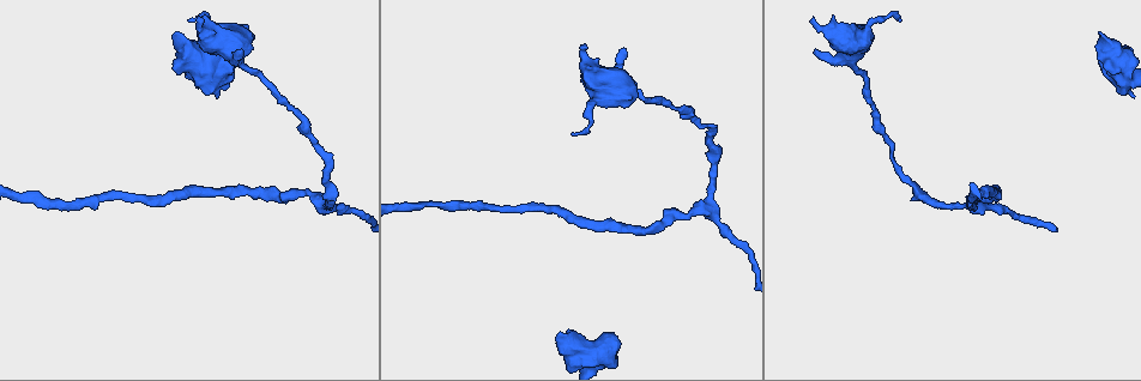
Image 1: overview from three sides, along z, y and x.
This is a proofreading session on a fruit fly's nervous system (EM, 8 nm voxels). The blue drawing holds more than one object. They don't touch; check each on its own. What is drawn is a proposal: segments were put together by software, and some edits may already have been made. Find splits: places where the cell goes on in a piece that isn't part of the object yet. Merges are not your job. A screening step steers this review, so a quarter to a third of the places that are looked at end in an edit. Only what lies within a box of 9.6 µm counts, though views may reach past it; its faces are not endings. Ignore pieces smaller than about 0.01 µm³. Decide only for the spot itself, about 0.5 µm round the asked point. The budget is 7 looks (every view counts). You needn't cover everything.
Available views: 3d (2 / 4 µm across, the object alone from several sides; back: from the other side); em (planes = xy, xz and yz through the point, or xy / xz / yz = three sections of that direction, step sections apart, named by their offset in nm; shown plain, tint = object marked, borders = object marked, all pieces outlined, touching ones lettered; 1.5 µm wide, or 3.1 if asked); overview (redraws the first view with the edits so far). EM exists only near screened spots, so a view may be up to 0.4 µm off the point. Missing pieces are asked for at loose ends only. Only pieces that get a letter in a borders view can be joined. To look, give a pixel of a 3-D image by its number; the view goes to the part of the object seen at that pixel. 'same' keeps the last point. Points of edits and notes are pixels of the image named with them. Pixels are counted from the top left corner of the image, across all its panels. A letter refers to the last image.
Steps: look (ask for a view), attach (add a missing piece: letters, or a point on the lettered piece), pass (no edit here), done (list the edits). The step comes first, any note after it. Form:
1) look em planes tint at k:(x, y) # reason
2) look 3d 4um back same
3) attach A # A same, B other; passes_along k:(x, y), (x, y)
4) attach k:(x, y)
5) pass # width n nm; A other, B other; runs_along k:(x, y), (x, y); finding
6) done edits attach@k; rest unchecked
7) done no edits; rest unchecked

look em yz step 4 borders at 1:(901, 20) # tapers out

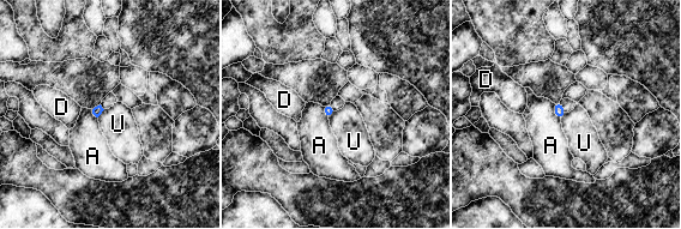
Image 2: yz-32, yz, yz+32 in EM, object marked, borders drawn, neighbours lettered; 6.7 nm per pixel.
look em planes borders same # cut it another way

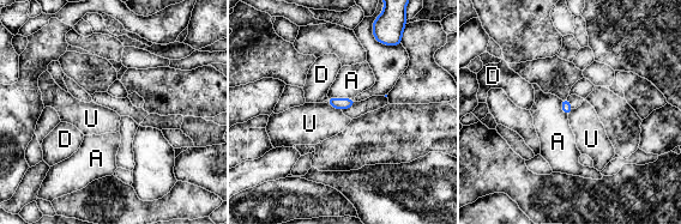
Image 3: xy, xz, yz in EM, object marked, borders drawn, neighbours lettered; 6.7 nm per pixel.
pass # A other, D other, U other; border 3:(326, 102), (341, 110); no lettered piece goes on from it

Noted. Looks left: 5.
look 3d 2um at 1:(199, 19) # free end

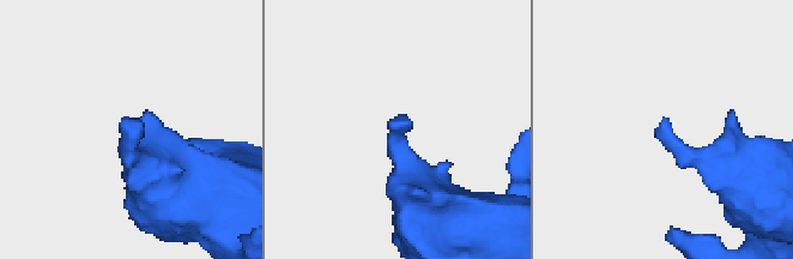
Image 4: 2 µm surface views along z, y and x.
look em planes borders at 4:(135, 119)

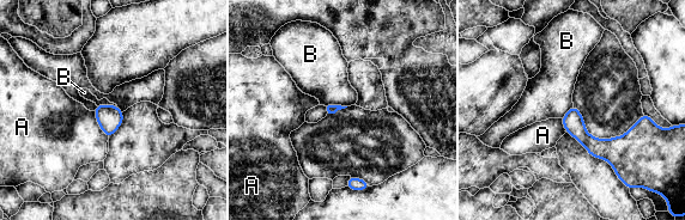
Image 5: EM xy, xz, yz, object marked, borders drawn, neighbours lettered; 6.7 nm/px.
pass # A other, B other; runs_along 5:(643, 120), (620, 146), (594, 146), (565, 122); no lettered piece goes on from it

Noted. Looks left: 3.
look 3d 4um at 1:(615, 337) # stops while still wide

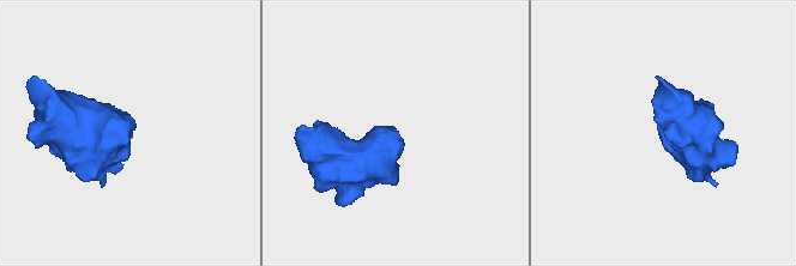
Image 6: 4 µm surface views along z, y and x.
look em yz step 4 tint at 6:(396, 129) # shape alone is not enough

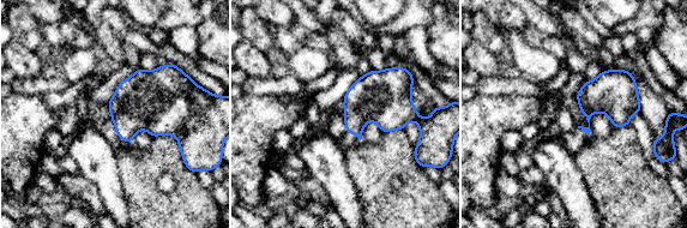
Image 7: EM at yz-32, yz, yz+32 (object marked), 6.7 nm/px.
look em yz step 4 borders same

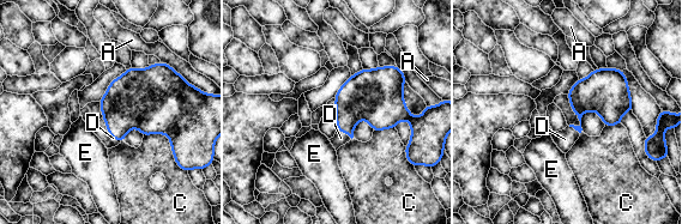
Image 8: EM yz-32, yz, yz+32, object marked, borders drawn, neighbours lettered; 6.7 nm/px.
attach D # A other, C other, D same, E other; passes_along 8:(358, 97), (345, 132), (340, 138); it goes on there

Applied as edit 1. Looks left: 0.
done edits attach@8; rest unchecked

